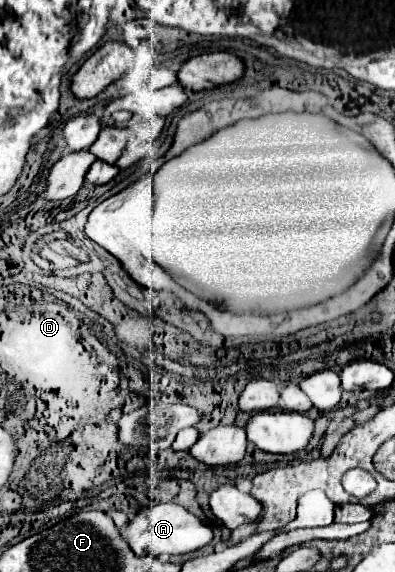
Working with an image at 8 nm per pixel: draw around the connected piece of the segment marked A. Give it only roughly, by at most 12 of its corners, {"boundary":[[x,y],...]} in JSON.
{"boundary":[[180,504],[140,510],[122,530],[138,556],[188,554],[212,530]]}

